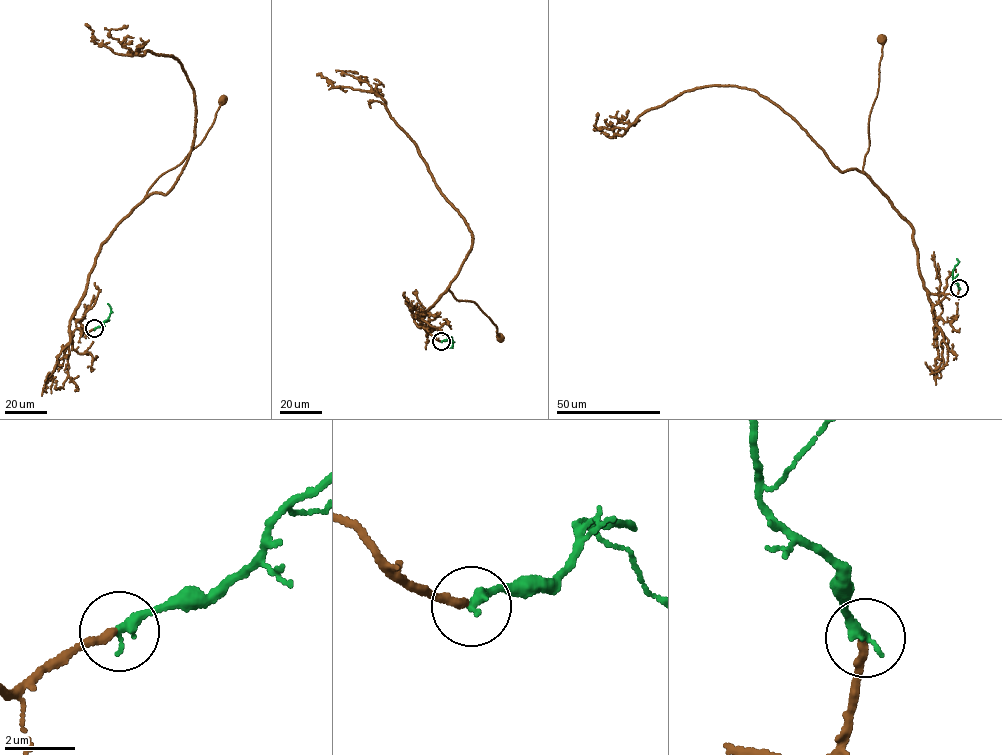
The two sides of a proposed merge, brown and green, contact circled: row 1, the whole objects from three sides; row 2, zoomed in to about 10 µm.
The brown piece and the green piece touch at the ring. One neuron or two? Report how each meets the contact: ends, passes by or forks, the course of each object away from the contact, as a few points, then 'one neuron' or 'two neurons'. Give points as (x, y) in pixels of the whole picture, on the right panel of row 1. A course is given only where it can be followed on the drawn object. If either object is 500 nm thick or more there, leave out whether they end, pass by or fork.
brown ends there; green ends there; brown runs (959, 288), (954, 295), (926, 289), (913, 231), (862, 169), (870, 142), (870, 112), (878, 91), (882, 39); green runs (959, 288), (953, 280), (953, 270), (958, 262), (956, 259); one neuron

